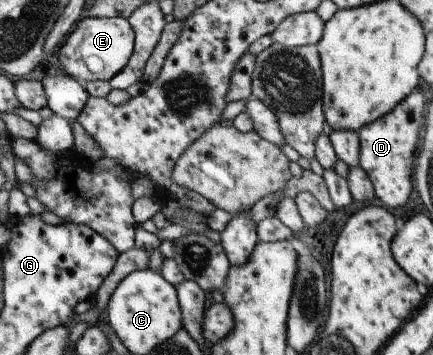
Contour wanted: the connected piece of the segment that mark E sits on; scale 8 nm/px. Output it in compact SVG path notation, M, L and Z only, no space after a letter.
M84 17L76 22L64 45L59 47L58 62L61 72L84 86L90 80L110 80L126 66L133 51L133 32L126 19L110 17Z

